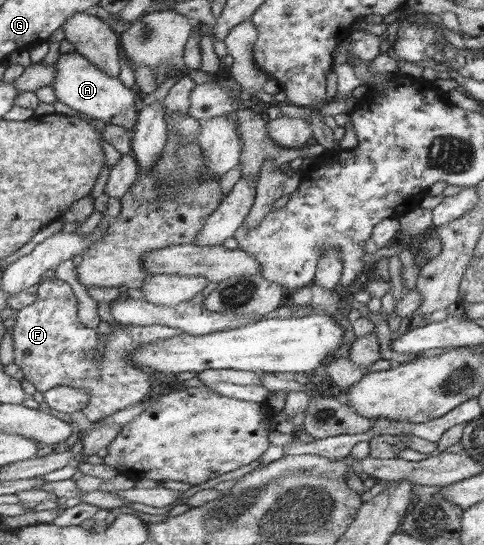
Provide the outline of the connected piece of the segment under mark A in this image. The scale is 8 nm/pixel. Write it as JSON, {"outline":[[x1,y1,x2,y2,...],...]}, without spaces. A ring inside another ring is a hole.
{"outline":[[62,54,58,62,53,64,58,76,50,87,54,90,57,100,82,112,91,119,102,120,107,124,124,127,130,134,138,122,140,94,135,89,128,89,119,79,104,75,101,68,94,66,82,54]]}

